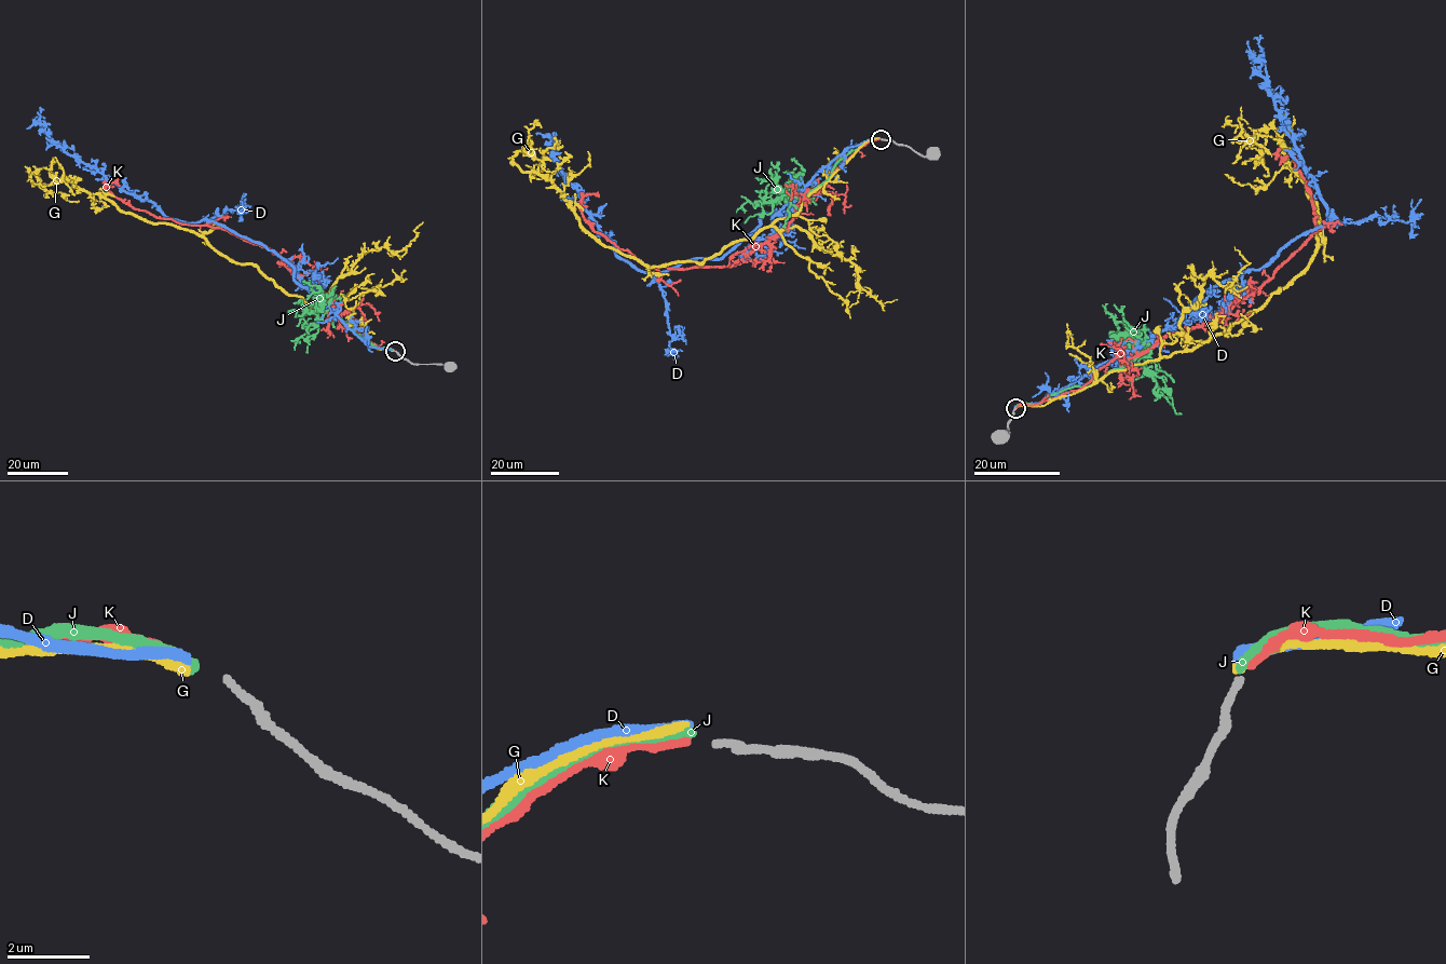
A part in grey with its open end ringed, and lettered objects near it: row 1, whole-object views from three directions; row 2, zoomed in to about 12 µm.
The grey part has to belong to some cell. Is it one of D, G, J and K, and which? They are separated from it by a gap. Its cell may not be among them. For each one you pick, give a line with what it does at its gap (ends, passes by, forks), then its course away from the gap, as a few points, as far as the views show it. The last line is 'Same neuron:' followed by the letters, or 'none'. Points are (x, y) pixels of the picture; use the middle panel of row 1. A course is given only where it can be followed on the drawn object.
K: It ends there. Its course: (878, 139), (859, 147), (776, 236), (731, 267), (645, 267), (588, 225), (581, 201), (599, 197)
Same neuron: K

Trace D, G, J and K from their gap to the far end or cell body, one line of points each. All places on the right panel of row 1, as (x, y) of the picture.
D: (1014, 407), (1128, 355), (1175, 325), (1205, 290), (1332, 226), (1253, 38)
G: (1014, 408), (1196, 347), (1301, 274), (1318, 247), (1319, 208), (1271, 129), (1259, 152), (1263, 174)
J: (1015, 408), (1038, 404), (1074, 387), (1090, 387), (1141, 353), (1141, 366), (1162, 379), (1173, 408), (1182, 413)
K: (1017, 408), (1079, 390), (1116, 357), (1215, 323), (1271, 279), (1322, 229), (1292, 157), (1277, 159)

